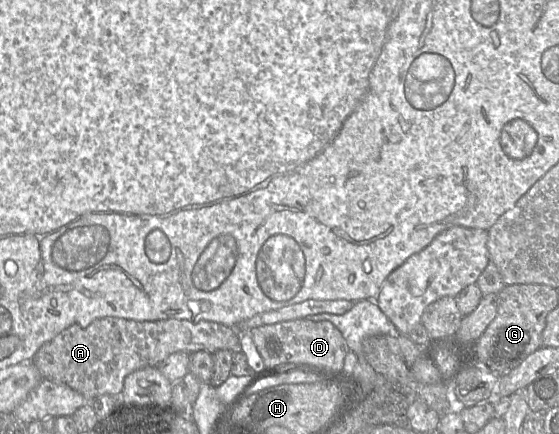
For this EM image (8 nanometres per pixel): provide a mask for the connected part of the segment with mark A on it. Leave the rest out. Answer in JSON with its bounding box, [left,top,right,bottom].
[32,317,240,400]

